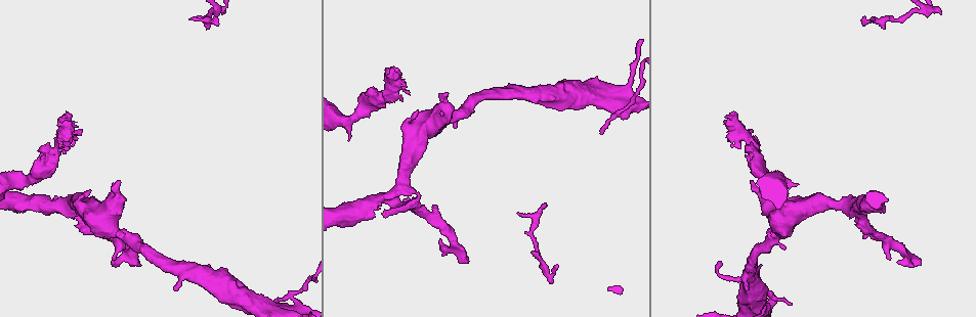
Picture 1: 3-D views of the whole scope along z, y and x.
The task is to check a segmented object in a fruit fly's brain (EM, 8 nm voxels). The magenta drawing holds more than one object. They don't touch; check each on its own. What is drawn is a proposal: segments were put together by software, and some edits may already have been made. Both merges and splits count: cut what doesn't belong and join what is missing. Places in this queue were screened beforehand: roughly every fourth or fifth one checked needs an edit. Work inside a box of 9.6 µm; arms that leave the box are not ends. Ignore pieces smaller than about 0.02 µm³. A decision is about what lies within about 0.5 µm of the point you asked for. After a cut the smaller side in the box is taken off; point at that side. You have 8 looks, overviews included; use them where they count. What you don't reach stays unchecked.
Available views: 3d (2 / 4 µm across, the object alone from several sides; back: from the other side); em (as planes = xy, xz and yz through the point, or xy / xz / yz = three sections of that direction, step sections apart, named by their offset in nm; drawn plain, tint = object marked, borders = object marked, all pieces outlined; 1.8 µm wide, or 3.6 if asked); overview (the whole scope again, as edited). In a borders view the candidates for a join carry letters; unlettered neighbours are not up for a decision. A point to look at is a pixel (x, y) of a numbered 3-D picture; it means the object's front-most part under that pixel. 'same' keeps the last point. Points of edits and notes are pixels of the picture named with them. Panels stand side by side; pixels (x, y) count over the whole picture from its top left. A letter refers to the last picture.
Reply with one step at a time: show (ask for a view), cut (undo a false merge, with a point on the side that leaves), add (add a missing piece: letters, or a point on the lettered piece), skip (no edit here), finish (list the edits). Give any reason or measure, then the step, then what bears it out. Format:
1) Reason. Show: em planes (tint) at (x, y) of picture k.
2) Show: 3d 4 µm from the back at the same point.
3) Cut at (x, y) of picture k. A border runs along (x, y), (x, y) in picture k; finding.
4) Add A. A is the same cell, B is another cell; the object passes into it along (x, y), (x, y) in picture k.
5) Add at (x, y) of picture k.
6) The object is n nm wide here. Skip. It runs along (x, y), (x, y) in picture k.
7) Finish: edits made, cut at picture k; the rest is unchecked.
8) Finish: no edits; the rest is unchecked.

Thick turns thin. Show: 3d 4 µm from the back at (299, 301) of picture 1.

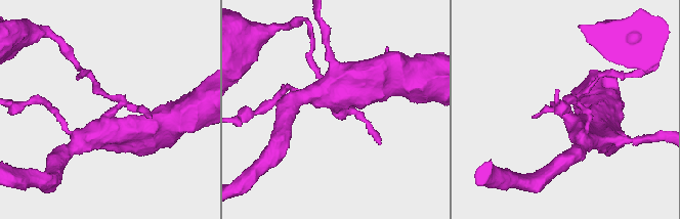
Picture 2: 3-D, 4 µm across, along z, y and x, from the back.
Need the tissue. Show: em planes (plain) at (339, 110) of picture 2.

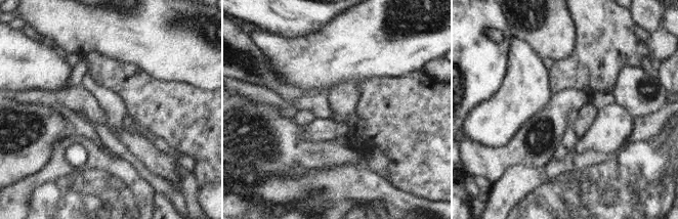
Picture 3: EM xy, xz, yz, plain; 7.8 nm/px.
Show: em planes (borders) at the same point.

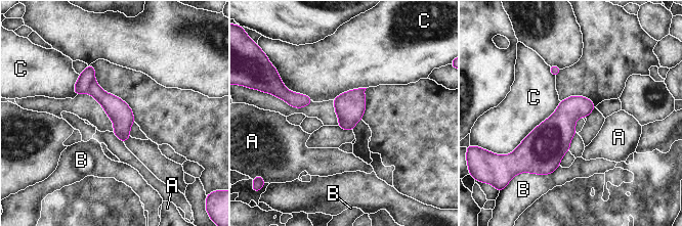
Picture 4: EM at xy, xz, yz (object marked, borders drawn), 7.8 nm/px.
The object is 180 nm wide here. Cut at (87, 76) of picture 4. A, B and C are other cells; a border runs along (94, 80), (86, 91) in picture 4; a second cell is stuck on.

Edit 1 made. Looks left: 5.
Branch stops here. Show: 3d 2 µm at (919, 264) of picture 1.

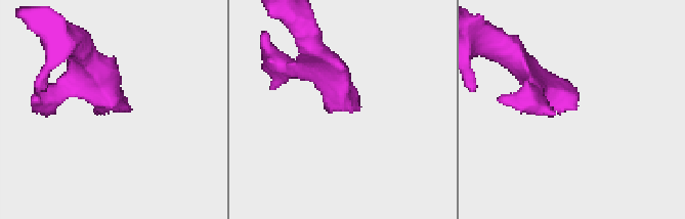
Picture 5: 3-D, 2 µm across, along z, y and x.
Show: em planes (borders) at (359, 107) of picture 5.

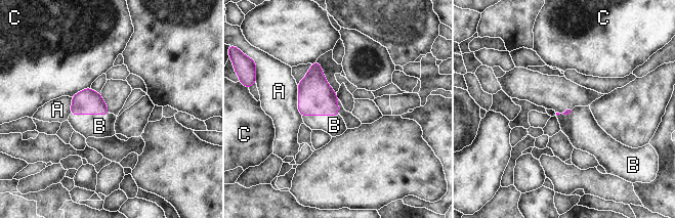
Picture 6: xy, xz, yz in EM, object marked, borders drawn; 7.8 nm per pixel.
Add B. B is the same cell, A and C are other cells; the object passes into it along (87, 101), (89, 114), (99, 126) in picture 6; it goes on there.

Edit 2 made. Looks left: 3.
An open end. Show: 3d 4 µm at (796, 185) of picture 1.

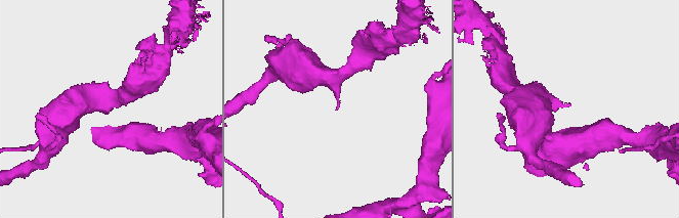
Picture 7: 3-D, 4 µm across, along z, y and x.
Show: em planes (borders) at (335, 110) of picture 7.

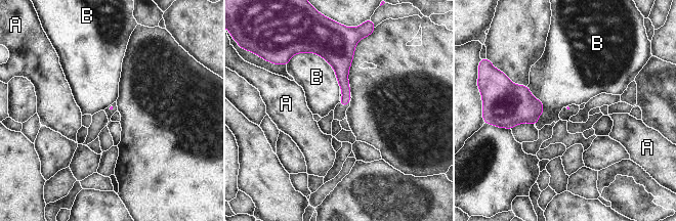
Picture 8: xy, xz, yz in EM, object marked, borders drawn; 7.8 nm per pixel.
Skip. A and B are other cells; a border runs along (295, 53), (321, 55), (340, 88) in picture 8; none of them fits.

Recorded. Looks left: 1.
Finish: edits made, cut at picture 4, add at picture 6; the rest is unchecked.

